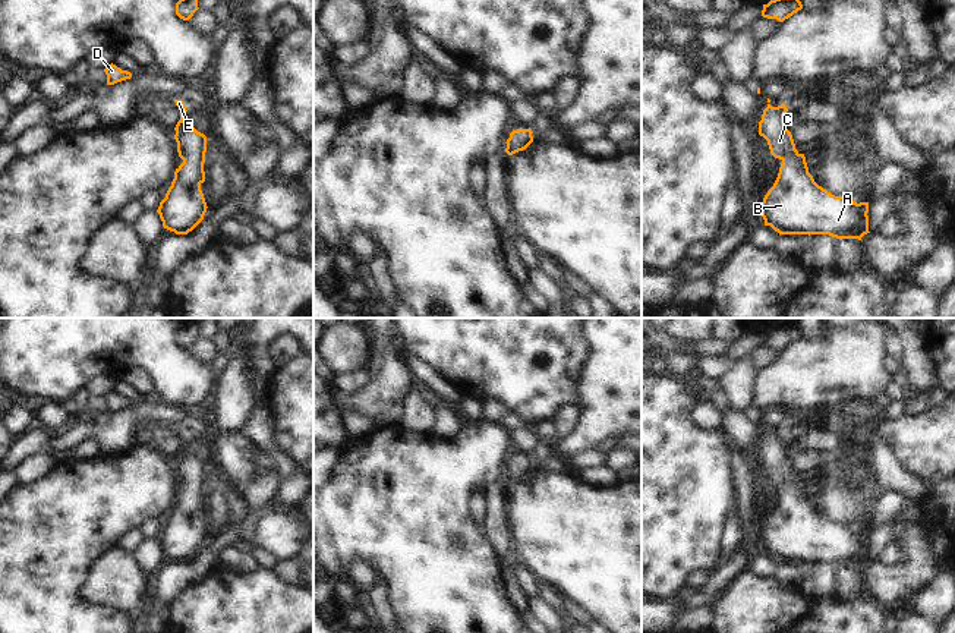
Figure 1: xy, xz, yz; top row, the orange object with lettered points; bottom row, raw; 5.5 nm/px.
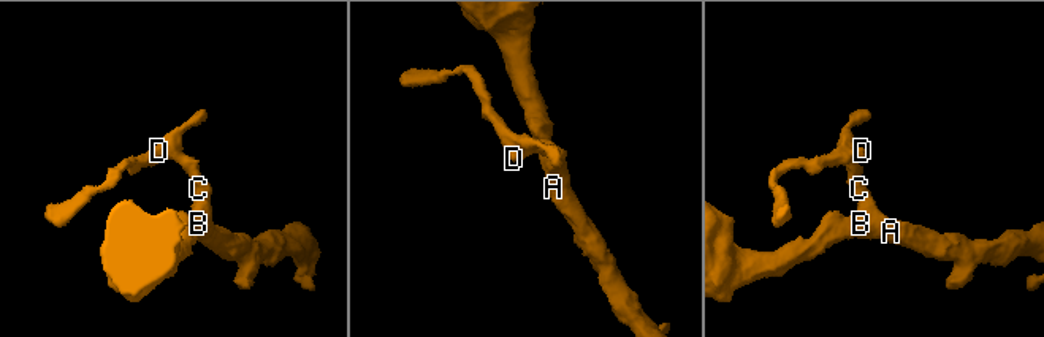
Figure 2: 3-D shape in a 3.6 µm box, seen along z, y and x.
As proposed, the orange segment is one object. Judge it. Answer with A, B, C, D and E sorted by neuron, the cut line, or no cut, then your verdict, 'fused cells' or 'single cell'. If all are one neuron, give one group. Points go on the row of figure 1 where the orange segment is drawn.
groups A B C D E; cut none; single cell

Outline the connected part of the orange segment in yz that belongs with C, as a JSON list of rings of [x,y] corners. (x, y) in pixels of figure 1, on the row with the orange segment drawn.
[[[781,104],[763,110],[759,135],[768,141],[770,154],[782,161],[773,186],[762,202],[765,226],[779,234],[829,234],[836,239],[858,239],[869,232],[869,202],[835,196],[819,186],[809,173],[804,154],[795,149]]]

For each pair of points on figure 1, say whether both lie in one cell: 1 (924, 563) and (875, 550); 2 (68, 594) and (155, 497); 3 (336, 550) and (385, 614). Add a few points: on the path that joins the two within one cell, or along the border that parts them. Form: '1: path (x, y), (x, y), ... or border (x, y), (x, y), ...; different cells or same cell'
1: border (870, 559), (878, 560); different cells
2: path (69, 566), (128, 507); same cell
3: border (377, 576), (384, 582), (385, 600), (391, 608); different cells

